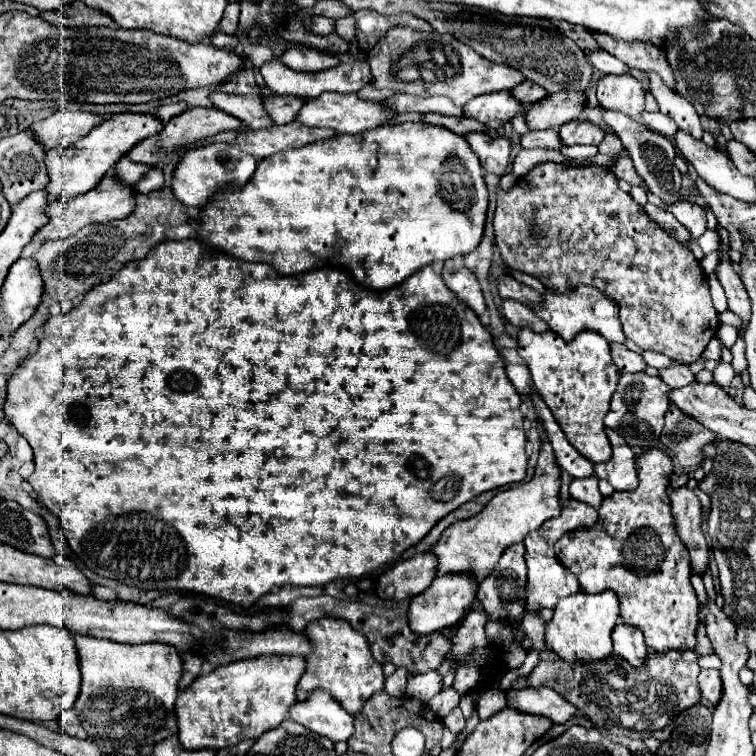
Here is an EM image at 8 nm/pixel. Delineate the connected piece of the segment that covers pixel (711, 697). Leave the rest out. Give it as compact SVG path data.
M701 670L701 674L699 674L699 688L701 688L703 704L709 704L711 708L715 708L719 704L721 694L723 694L719 672L717 670Z

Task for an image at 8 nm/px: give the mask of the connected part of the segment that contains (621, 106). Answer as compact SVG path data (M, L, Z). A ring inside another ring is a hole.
M603 76L597 84L597 100L601 108L623 112L627 116L639 116L643 106L645 92L633 76Z

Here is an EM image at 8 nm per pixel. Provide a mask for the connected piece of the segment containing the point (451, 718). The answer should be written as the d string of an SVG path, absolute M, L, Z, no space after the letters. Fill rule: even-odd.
M455 708L455 710L445 718L445 724L447 724L447 728L449 728L453 734L459 734L459 732L465 728L465 718L463 718L461 710Z

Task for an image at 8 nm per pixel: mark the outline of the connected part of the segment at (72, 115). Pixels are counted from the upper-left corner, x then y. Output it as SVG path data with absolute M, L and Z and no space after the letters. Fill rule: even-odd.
M61 110L45 120L35 122L31 128L39 132L39 138L43 140L43 144L47 144L47 148L67 148L75 144L75 140L87 136L87 132L99 126L99 122L101 118L91 112Z

